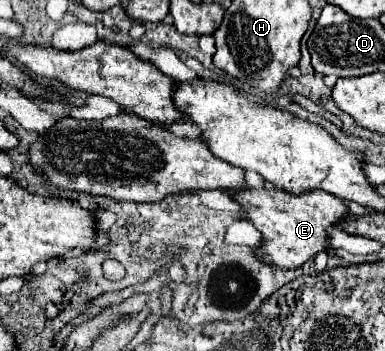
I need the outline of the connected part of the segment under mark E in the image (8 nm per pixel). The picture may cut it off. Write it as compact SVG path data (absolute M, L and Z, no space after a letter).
M244 187L240 193L234 193L232 199L242 207L246 221L250 221L262 233L262 243L254 249L256 259L280 269L298 269L318 251L326 251L326 229L338 223L348 211L342 199L322 189L294 195L276 187Z

